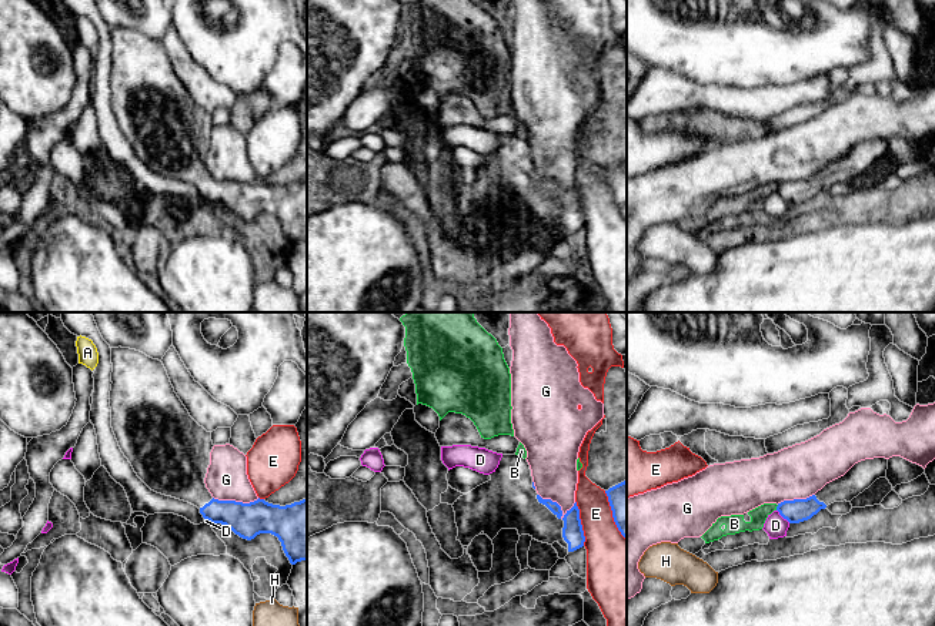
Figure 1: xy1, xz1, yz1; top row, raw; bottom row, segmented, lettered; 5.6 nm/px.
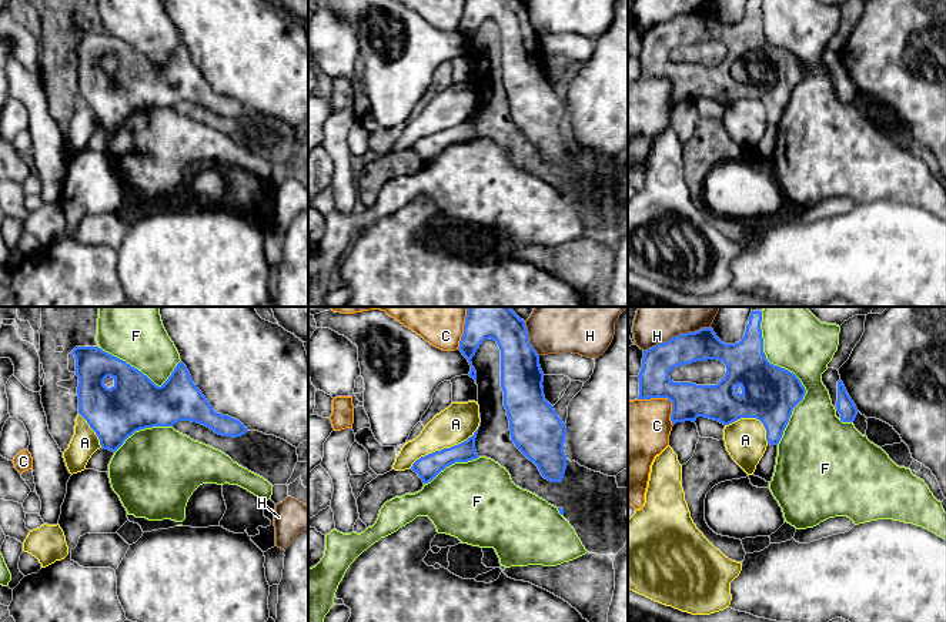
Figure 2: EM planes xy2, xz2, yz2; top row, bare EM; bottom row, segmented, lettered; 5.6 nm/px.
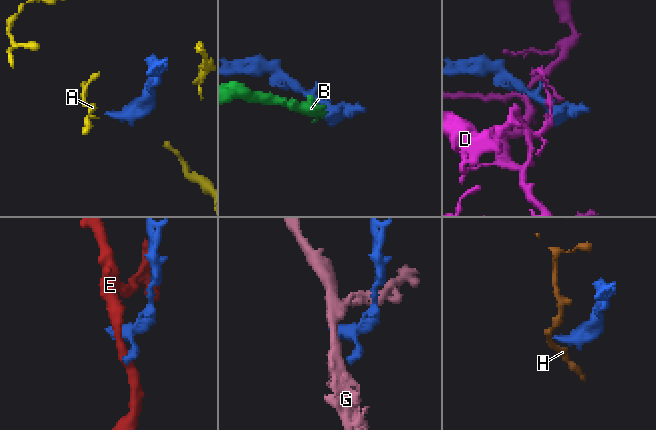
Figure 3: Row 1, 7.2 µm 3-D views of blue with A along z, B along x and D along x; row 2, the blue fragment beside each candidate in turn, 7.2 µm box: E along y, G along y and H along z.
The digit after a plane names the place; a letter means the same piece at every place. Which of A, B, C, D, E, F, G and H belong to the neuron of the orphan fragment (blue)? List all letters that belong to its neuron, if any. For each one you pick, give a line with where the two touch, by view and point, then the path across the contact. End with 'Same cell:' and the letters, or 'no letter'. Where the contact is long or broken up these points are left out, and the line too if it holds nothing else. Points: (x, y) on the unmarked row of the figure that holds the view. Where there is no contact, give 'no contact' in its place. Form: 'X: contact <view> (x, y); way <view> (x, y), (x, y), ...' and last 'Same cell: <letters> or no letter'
Same cell: no letter

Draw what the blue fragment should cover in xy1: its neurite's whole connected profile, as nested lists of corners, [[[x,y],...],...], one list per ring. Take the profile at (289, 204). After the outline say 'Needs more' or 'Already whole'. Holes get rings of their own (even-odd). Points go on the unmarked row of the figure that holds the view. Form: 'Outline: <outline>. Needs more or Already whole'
Outline: [[[118,27],[111,29],[111,44],[111,108],[137,157],[151,171],[197,187],[204,200],[226,205],[243,220],[251,221],[260,214],[277,217],[291,245],[307,241],[307,178],[285,187],[260,178],[250,184],[214,180],[204,164],[214,127],[211,113],[190,97],[163,43]]]. Needs more

